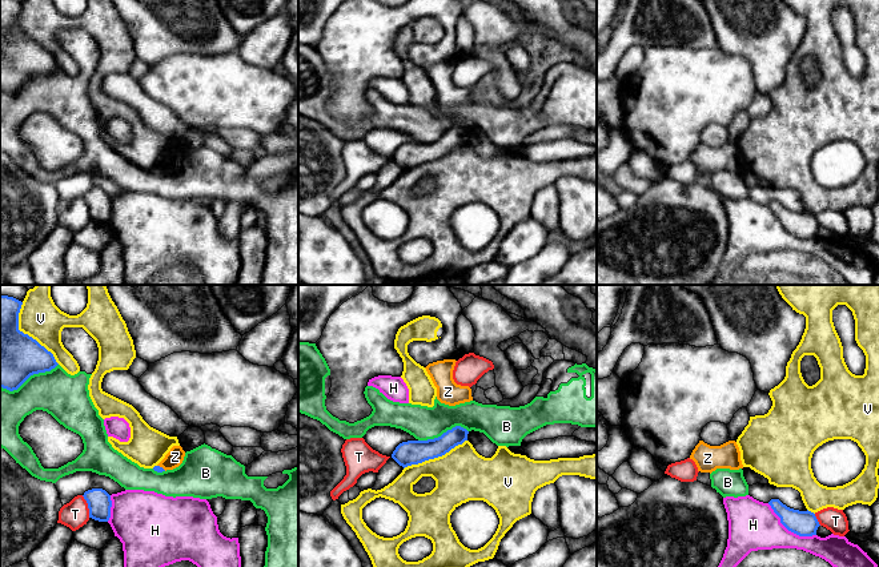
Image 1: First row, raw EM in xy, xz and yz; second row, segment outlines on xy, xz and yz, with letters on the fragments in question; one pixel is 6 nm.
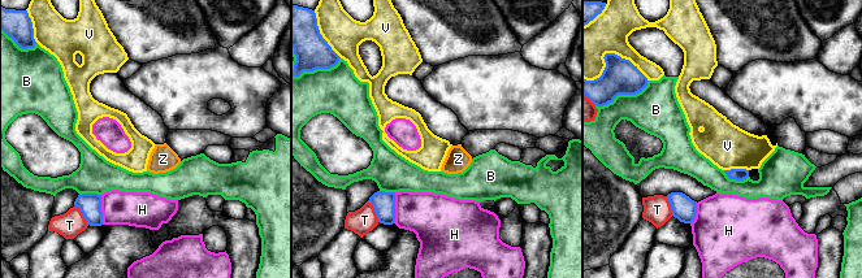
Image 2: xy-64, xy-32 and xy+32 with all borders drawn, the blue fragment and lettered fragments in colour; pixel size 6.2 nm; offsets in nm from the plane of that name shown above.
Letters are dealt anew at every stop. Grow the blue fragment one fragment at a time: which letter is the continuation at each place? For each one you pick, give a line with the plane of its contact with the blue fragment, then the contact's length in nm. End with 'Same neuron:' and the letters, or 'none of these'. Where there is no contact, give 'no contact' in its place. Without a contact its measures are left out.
Same neuron: none of these

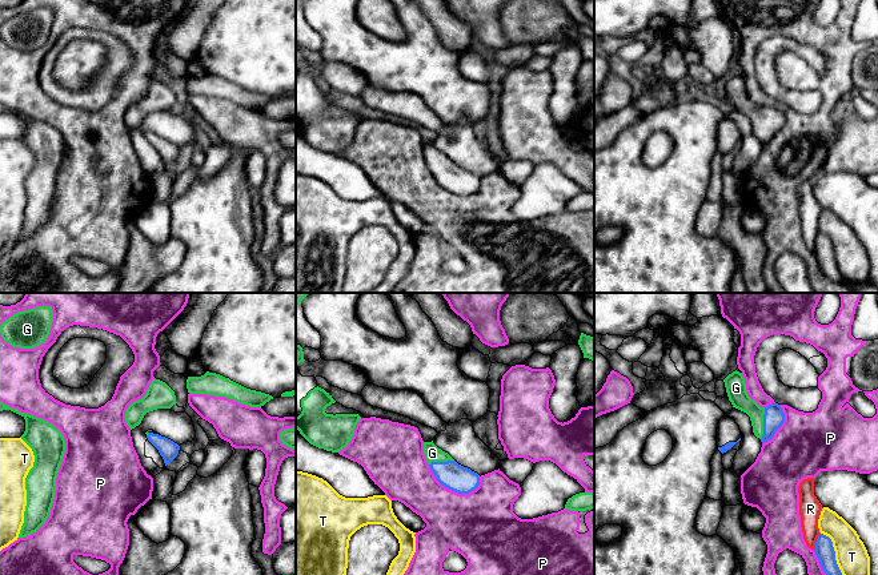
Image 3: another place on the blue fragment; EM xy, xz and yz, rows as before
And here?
G: yz | 190 nm
Same neuron: G

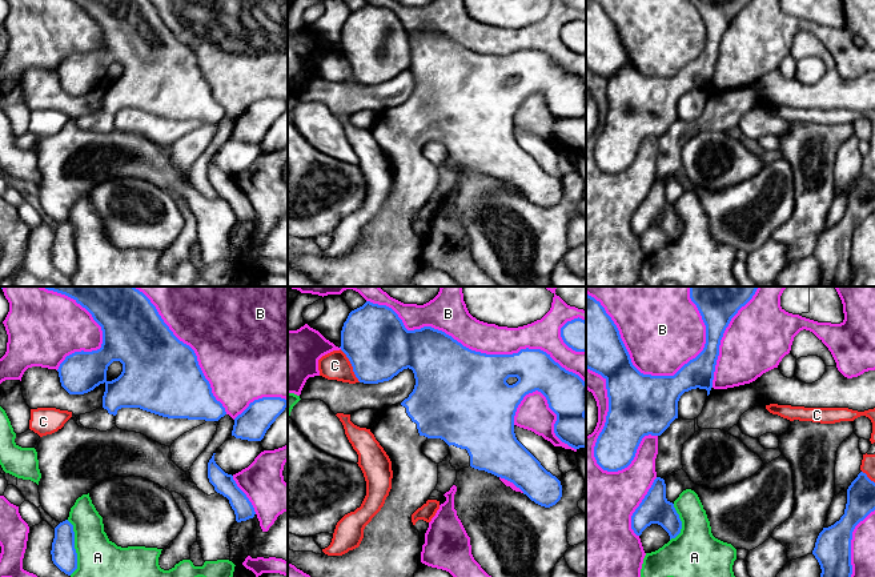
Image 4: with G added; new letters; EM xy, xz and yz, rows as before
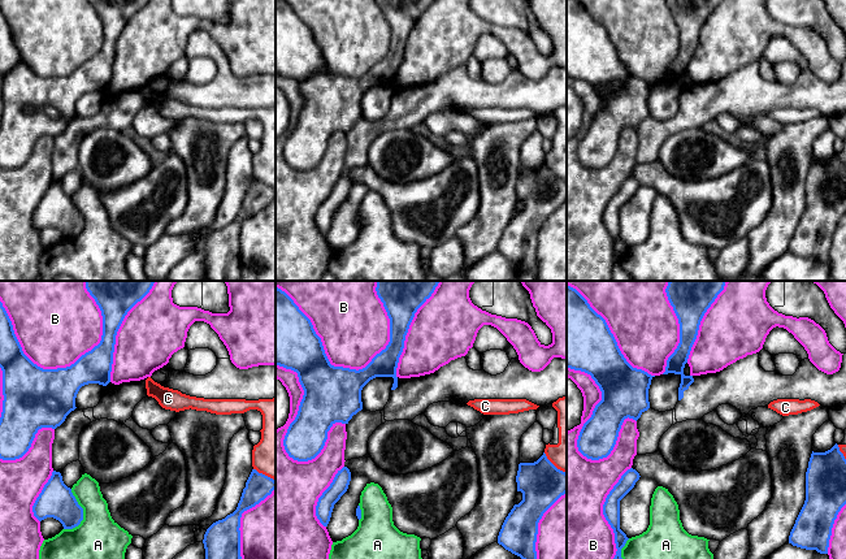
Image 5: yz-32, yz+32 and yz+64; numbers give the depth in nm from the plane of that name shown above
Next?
Same neuron: none of these

